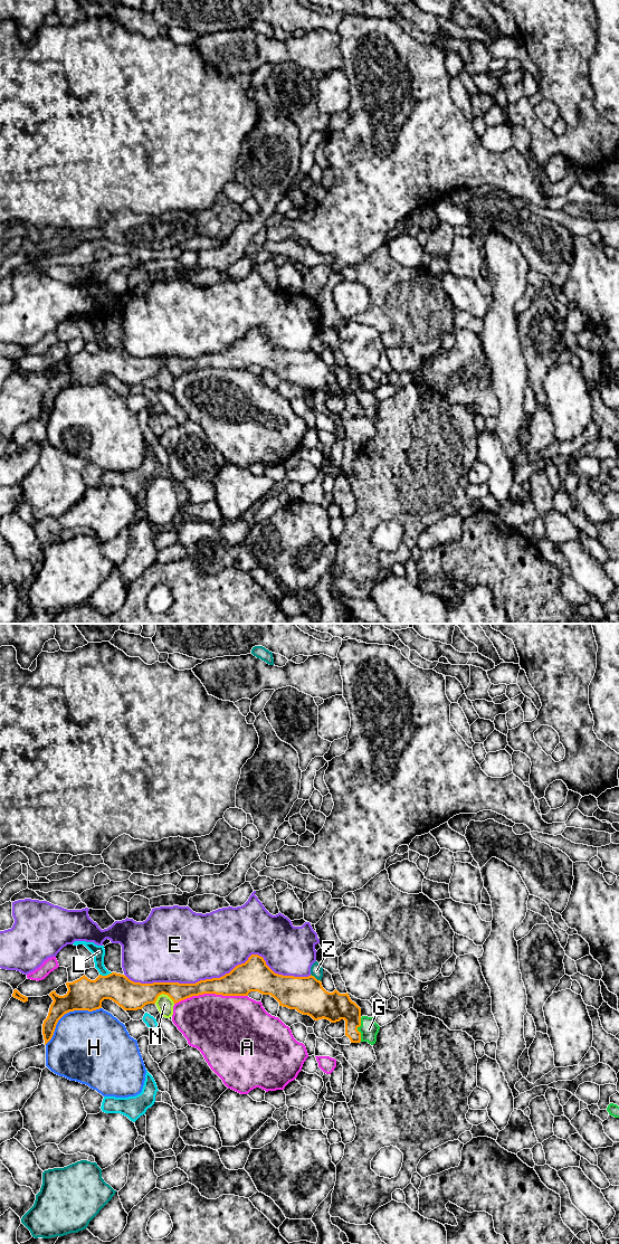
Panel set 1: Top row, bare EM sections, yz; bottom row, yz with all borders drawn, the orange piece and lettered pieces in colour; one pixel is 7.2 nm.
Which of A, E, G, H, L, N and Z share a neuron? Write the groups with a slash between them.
A / E / G / H / L / N / Z

